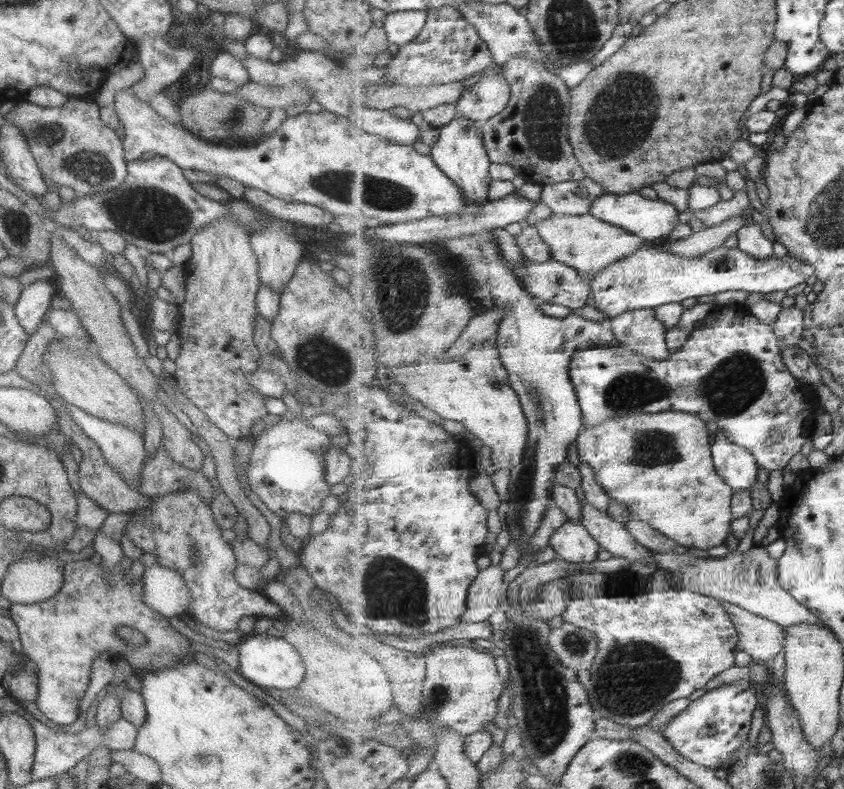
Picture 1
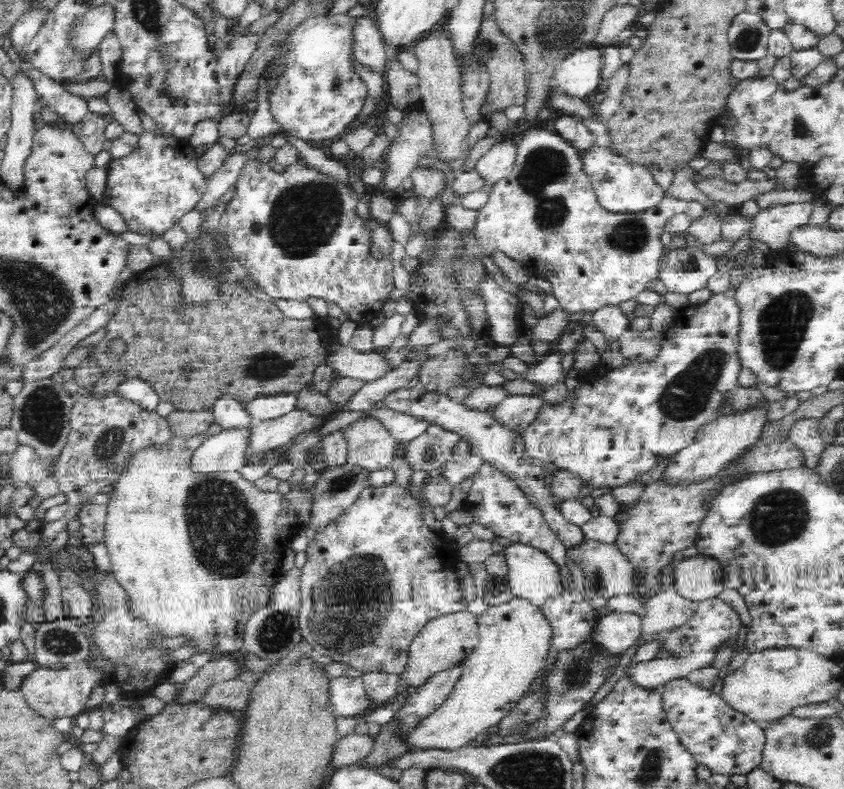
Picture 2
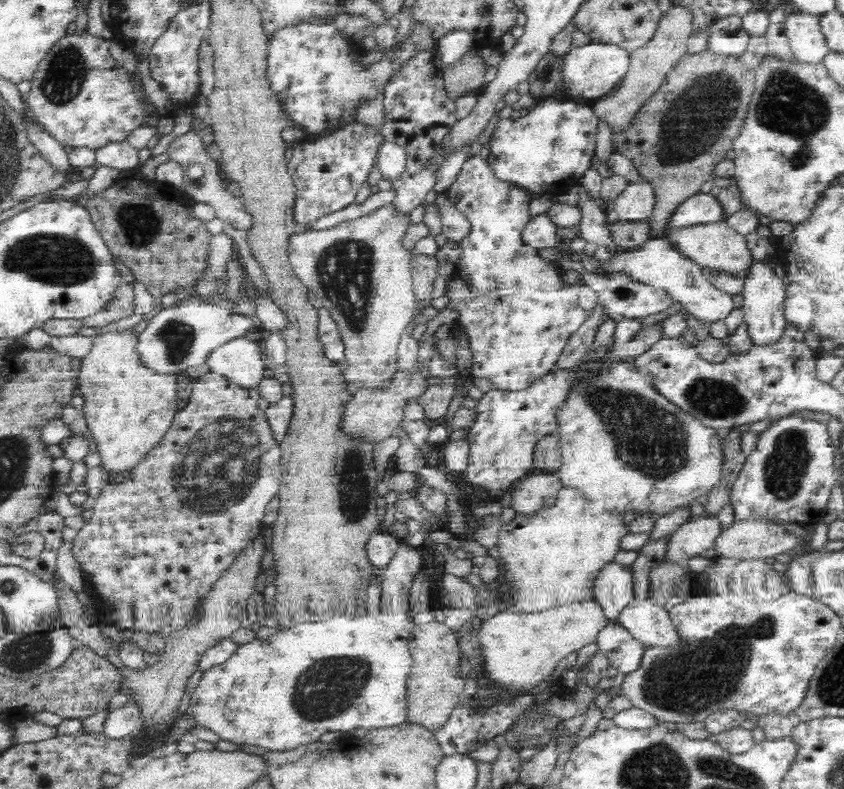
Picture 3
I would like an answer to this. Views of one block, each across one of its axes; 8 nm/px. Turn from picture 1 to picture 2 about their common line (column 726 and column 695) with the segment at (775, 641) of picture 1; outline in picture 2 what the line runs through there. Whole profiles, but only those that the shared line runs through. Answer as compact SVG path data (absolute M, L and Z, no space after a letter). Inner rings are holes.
M676 587L666 588L654 594L645 605L646 614L642 617L641 632L659 633L660 630L674 629L696 610L698 602L682 597Z

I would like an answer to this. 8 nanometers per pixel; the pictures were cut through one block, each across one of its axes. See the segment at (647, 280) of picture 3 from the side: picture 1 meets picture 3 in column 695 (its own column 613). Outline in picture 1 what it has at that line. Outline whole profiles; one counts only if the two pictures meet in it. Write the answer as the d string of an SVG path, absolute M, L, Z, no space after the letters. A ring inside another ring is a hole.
M658 244L641 248L631 256L619 259L617 263L610 264L601 270L596 277L591 280L590 286L595 306L599 311L605 313L609 320L614 319L619 314L637 309L654 309L657 306L671 304L673 302L683 302L687 298L699 298L699 296L709 296L709 294L719 294L727 291L747 291L769 294L770 292L787 291L795 288L799 284L805 283L808 278L816 274L816 268L787 254L784 257L771 257L770 259L758 259L736 248L717 248L704 256L699 257L679 257L674 256L667 250L658 250Z

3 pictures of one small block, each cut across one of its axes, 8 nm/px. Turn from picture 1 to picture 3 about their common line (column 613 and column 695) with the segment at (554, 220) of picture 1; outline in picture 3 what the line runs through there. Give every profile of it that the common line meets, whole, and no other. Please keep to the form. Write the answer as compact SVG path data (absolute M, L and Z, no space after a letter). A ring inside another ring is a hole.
M725 221L684 228L668 228L664 240L675 246L683 256L698 264L707 275L719 271L736 276L745 276L753 260L747 248L747 239L736 233L732 227L727 226Z

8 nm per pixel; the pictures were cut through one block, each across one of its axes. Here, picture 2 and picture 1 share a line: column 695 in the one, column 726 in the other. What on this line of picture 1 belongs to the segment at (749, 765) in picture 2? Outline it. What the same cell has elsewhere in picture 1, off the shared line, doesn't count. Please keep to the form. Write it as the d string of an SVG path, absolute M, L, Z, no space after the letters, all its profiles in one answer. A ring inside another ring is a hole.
M733 682L693 701L690 707L664 727L664 738L685 759L716 771L723 762L735 756L749 738L753 712L759 704L759 696L755 694L757 690L753 685L751 682Z

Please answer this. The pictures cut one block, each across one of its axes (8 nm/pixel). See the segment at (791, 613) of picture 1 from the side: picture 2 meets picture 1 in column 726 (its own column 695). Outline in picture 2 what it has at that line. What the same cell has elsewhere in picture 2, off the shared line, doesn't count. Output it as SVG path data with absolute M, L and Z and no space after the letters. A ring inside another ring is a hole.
M696 554L675 564L675 587L684 598L700 602L723 591L722 567L712 557Z

